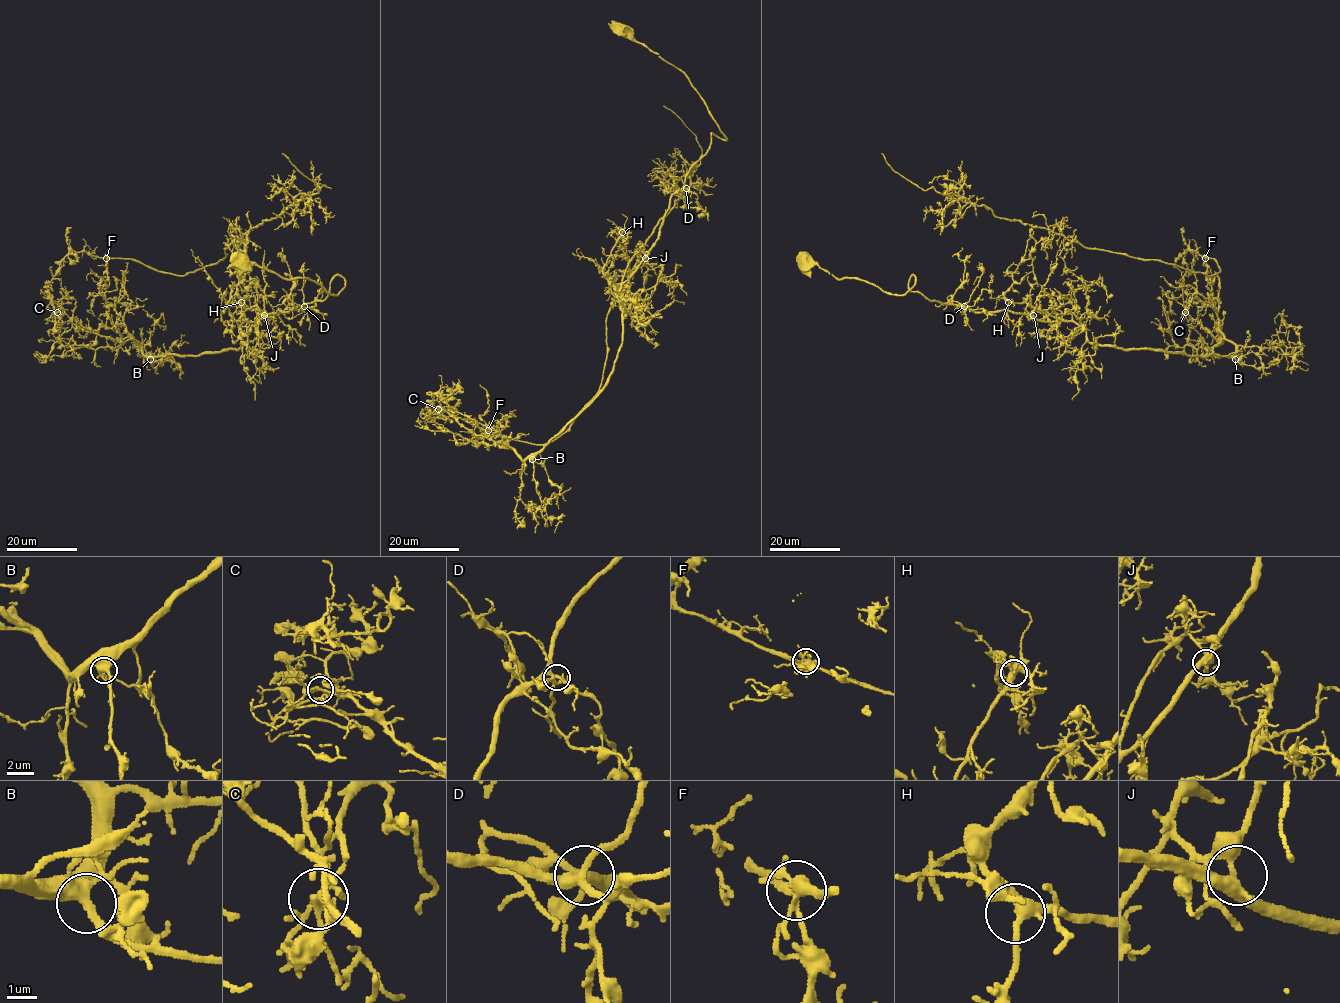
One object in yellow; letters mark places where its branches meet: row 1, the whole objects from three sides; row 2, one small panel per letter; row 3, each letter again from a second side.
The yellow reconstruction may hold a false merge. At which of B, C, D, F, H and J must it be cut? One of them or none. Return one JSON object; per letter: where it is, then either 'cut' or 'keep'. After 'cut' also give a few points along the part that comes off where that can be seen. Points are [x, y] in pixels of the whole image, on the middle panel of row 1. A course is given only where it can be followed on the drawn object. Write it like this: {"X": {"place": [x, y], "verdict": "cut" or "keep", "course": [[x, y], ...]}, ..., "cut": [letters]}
{"B": {"place": [532, 459], "verdict": "keep"}, "C": {"place": [438, 409], "verdict": "keep"}, "D": {"place": [686, 188], "verdict": "keep"}, "F": {"place": [488, 430], "verdict": "cut", "course": [[487, 430], [550, 442], [598, 391], [608, 309], [700, 163], [695, 134], [663, 105]]}, "H": {"place": [622, 232], "verdict": "keep"}, "J": {"place": [645, 258], "verdict": "keep"}, "cut": ["F"]}

